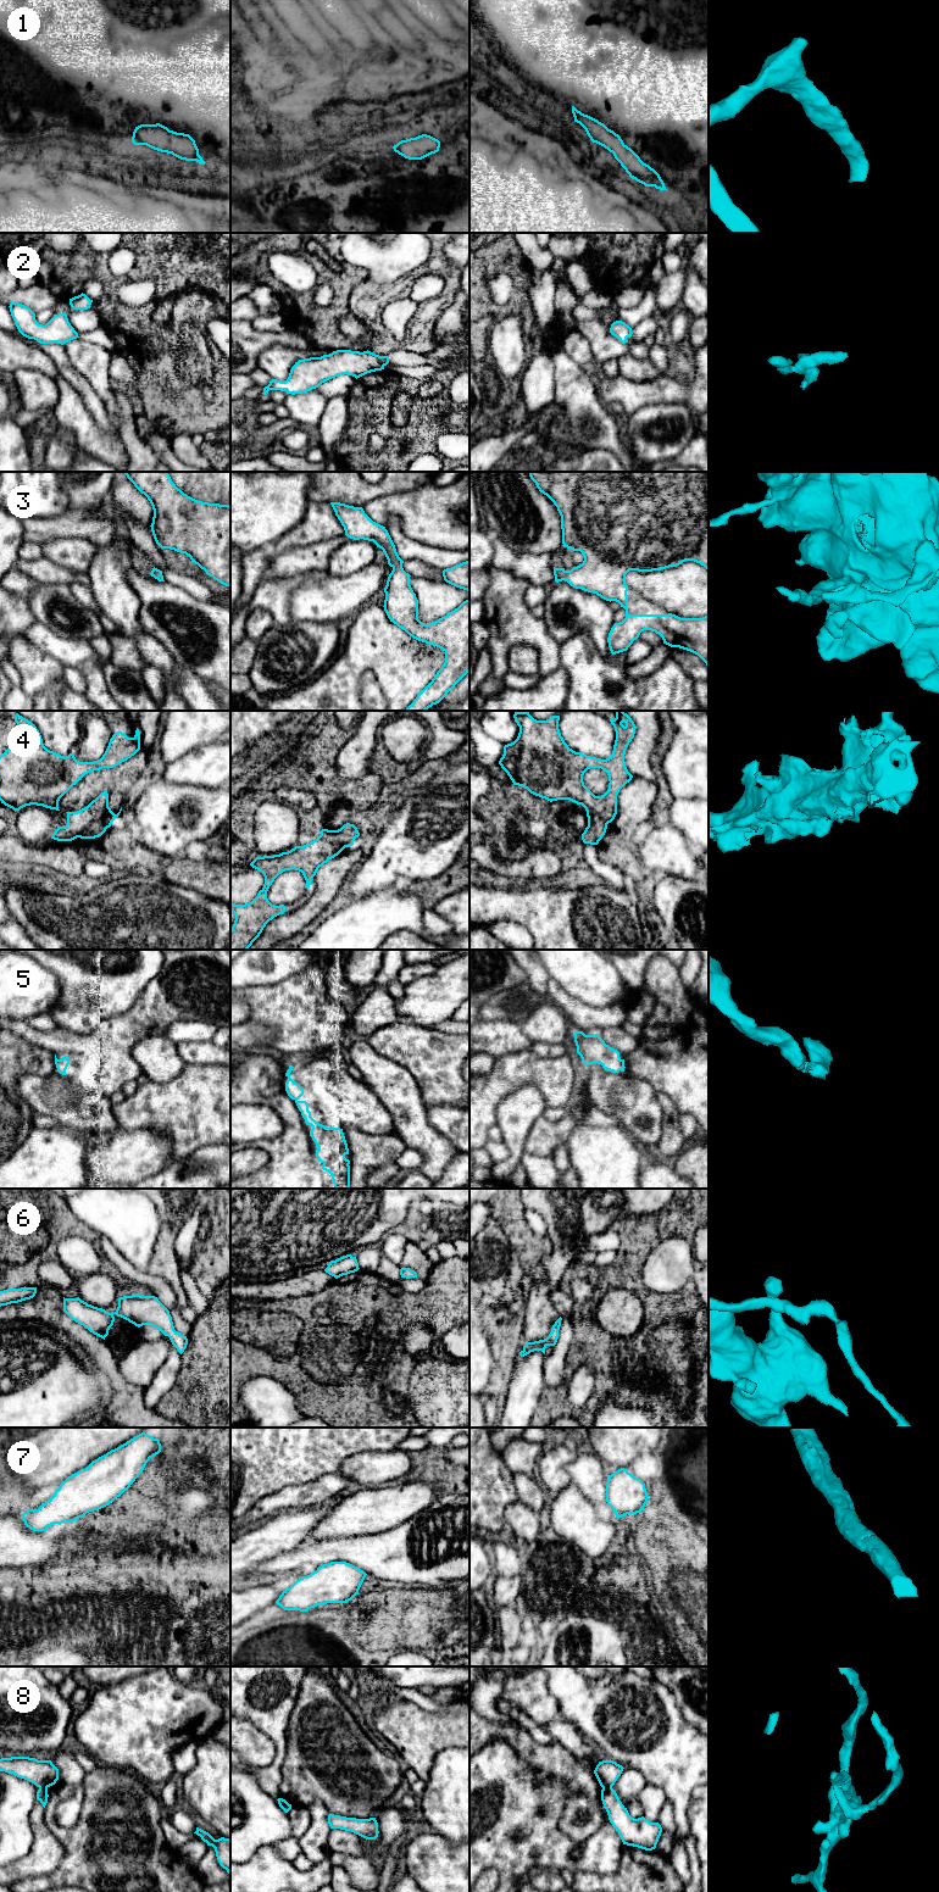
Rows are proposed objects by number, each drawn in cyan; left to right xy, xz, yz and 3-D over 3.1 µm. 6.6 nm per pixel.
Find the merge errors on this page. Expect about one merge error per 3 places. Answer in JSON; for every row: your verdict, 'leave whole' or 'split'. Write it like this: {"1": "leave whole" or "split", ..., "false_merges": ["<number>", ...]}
{"1": "leave whole", "2": "leave whole", "3": "leave whole", "4": "split", "5": "leave whole", "6": "leave whole", "7": "leave whole", "8": "split", "false_merges": ["4", "8"]}

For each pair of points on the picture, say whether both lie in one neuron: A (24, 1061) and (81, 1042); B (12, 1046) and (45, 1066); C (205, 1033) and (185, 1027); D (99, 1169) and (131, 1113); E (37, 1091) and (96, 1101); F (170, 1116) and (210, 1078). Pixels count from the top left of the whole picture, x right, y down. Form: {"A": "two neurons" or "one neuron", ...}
{"A": "two neurons", "B": "one neuron", "C": "one neuron", "D": "two neurons", "E": "one neuron", "F": "one neuron"}

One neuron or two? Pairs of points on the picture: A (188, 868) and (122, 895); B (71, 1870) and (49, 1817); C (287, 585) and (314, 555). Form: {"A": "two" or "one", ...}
{"A": "two", "B": "one", "C": "two"}

